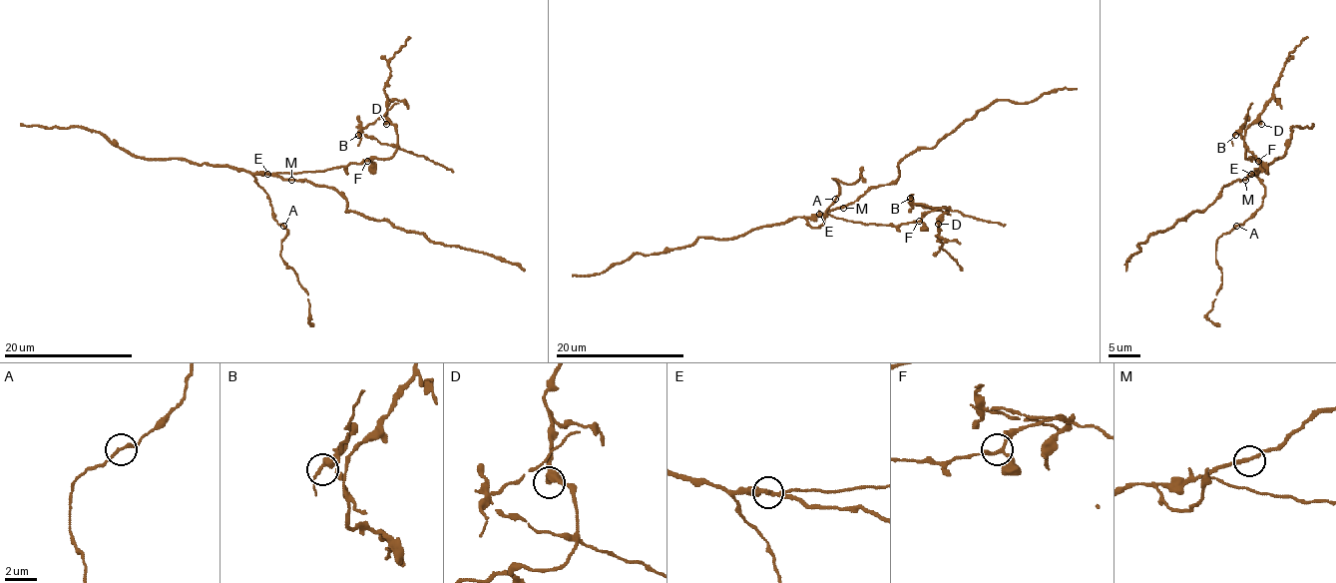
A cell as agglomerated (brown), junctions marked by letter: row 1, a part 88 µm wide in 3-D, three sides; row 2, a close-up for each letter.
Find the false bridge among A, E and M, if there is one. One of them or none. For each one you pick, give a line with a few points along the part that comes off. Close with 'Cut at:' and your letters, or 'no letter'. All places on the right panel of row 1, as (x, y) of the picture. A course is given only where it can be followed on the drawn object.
E: course (1251, 173), (1261, 172), (1262, 167), (1259, 161), (1246, 159), (1245, 130), (1272, 96), (1286, 58), (1307, 37)
Cut at: E

